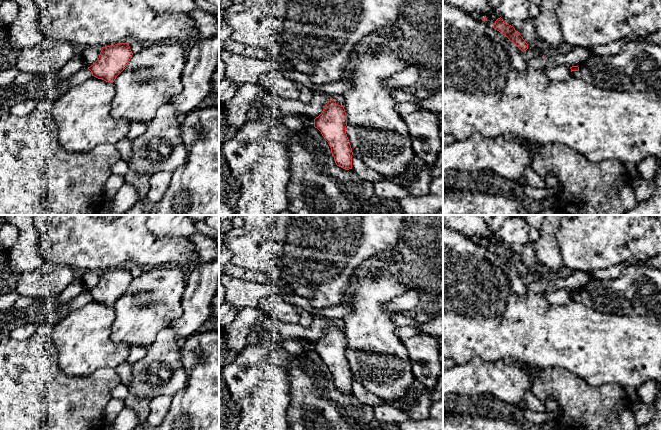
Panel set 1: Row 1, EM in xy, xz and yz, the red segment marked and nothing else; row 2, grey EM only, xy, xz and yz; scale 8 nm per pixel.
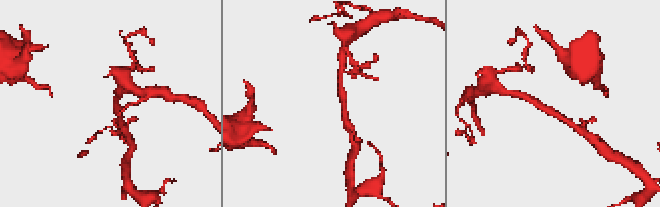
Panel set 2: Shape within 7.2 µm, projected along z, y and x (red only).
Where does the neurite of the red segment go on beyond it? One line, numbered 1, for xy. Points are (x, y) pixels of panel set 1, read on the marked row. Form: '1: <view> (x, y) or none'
1: none

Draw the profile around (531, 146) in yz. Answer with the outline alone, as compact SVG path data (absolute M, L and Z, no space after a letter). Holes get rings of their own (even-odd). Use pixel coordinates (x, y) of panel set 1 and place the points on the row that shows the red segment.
M521 138L521 143L531 153L537 154L540 150L540 145L533 141Z

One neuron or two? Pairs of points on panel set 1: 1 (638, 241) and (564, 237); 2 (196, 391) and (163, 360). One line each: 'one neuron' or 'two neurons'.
1: one neuron
2: two neurons

